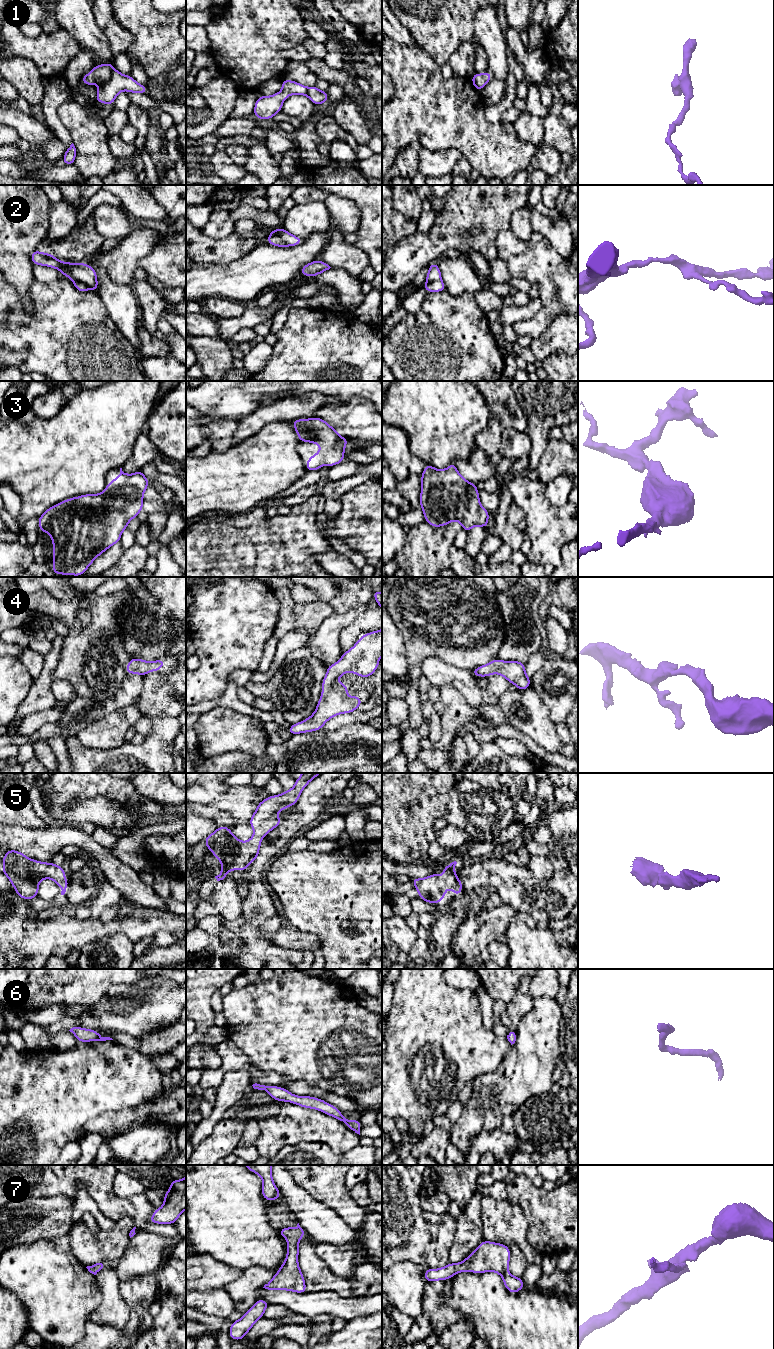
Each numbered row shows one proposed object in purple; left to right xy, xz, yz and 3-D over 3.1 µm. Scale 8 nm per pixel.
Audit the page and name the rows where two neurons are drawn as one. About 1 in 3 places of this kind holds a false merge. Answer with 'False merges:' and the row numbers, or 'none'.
False merges: 2

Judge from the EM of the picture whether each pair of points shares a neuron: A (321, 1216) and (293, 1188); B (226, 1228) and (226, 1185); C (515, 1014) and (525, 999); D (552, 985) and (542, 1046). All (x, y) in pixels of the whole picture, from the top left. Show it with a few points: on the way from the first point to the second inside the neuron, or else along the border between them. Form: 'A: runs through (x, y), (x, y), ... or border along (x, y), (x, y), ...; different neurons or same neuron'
A: runs through (314, 1211), (298, 1195); same neuron
B: runs through (226, 1217), (226, 1196); same neuron
C: runs through (515, 1010), (521, 1003); same neuron
D: border along (534, 997), (552, 997), (554, 999); different neurons

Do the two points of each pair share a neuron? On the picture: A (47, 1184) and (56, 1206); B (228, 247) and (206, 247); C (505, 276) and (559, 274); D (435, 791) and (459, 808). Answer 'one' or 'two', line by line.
A: two
B: one
C: two
D: two

